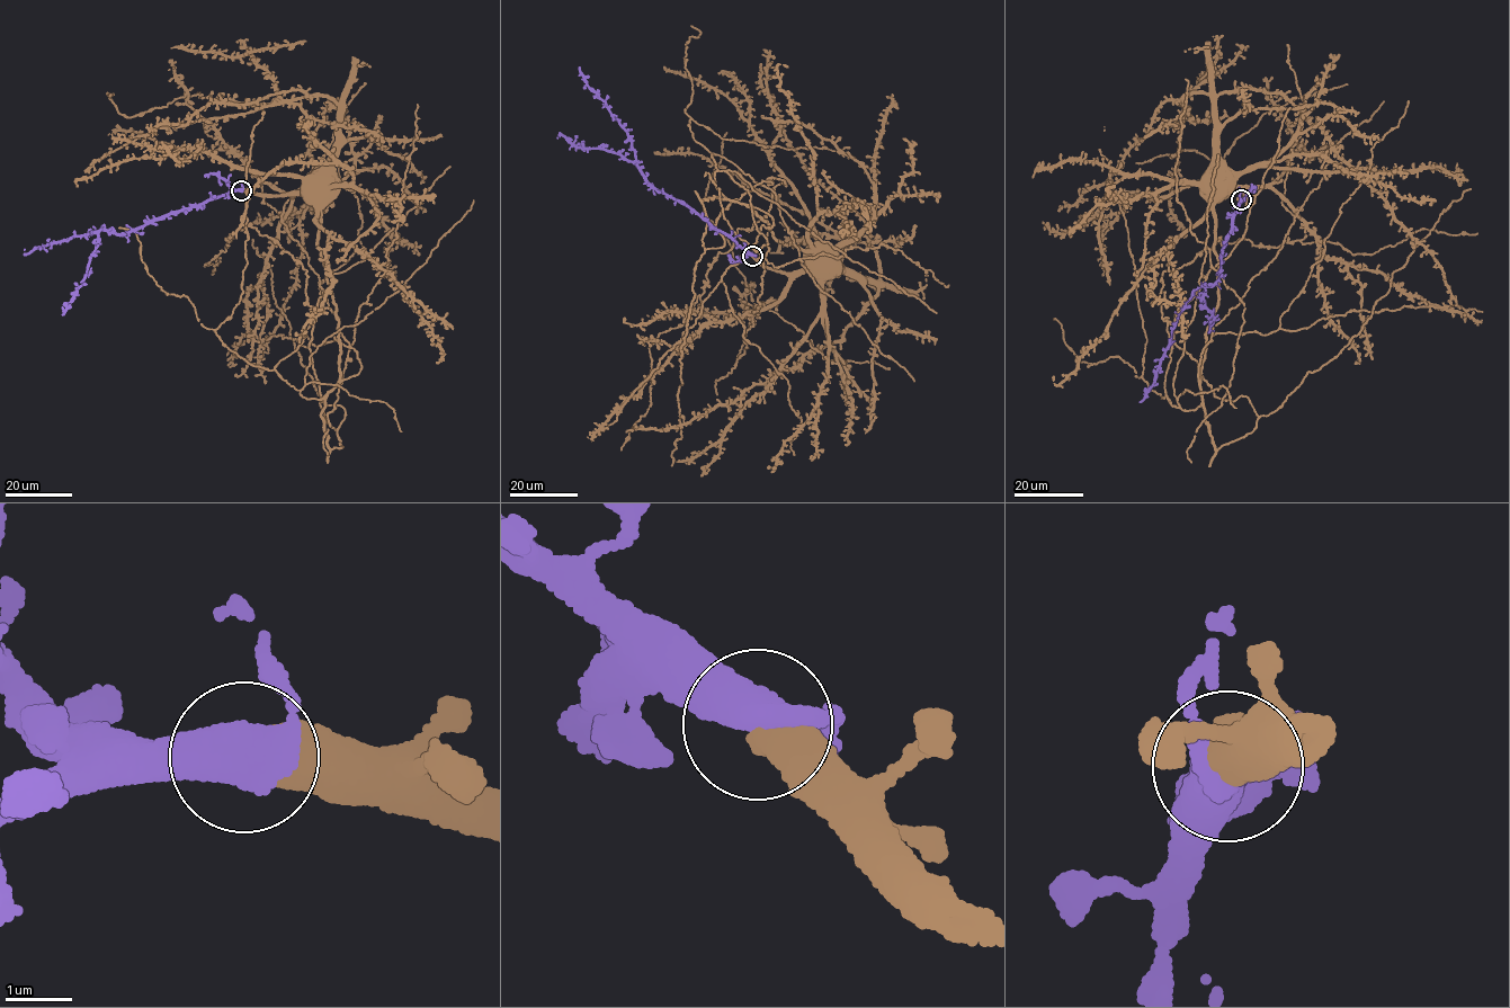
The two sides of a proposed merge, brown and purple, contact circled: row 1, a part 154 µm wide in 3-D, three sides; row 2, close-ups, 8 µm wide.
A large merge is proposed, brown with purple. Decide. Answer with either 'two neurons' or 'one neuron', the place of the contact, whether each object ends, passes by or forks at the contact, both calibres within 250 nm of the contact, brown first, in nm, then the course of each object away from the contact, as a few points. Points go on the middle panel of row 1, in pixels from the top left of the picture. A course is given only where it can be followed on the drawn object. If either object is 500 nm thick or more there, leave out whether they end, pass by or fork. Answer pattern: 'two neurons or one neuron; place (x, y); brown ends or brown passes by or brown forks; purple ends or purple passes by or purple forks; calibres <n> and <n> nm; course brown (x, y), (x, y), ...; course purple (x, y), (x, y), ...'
one neuron; place (752, 256); calibres 550 and 550 nm; course brown (751, 256), (764, 265), (787, 273), (804, 269), (806, 261), (820, 251); course purple (751, 255), (694, 211), (648, 181), (625, 131), (588, 86), (579, 67)

